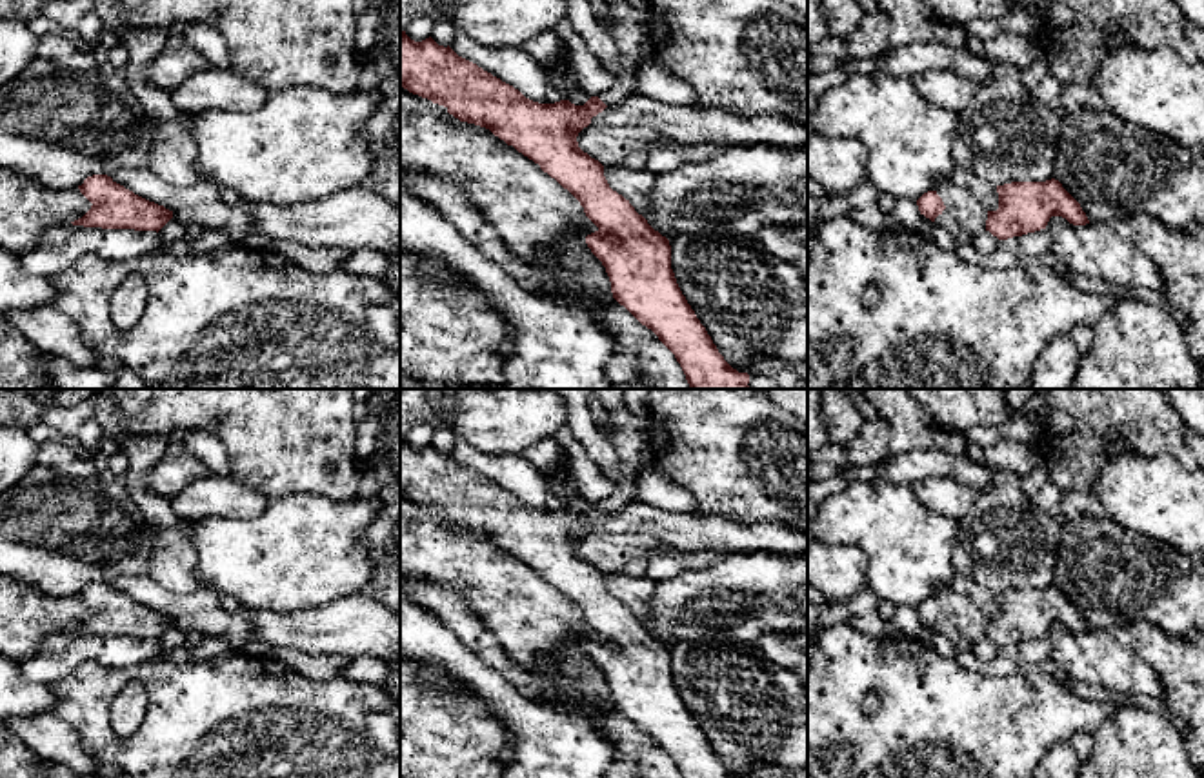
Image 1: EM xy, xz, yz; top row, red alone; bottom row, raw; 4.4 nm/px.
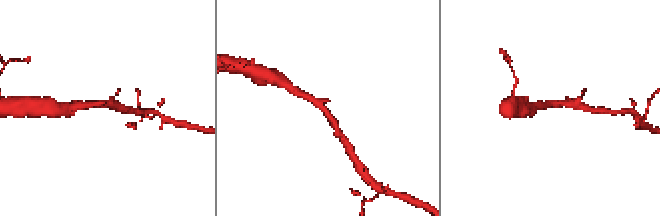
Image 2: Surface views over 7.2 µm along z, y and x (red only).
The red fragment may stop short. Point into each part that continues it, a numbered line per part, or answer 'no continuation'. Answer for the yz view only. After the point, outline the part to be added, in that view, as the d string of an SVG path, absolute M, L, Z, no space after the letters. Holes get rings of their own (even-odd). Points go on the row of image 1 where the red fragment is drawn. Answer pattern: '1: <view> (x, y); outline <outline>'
1: yz (946, 220); outline M944 209L937 218L935 224L944 227L946 231L949 231L955 236L962 236L962 231L958 227L958 224L955 222L955 218L951 216L951 213L948 209Z

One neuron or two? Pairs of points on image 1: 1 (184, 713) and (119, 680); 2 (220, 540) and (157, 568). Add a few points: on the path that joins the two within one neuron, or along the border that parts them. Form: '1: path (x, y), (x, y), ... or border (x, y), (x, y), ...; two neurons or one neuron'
1: path (168, 697), (146, 675), (135, 675); one neuron
2: border (186, 529), (195, 551), (197, 571), (206, 584); two neurons

